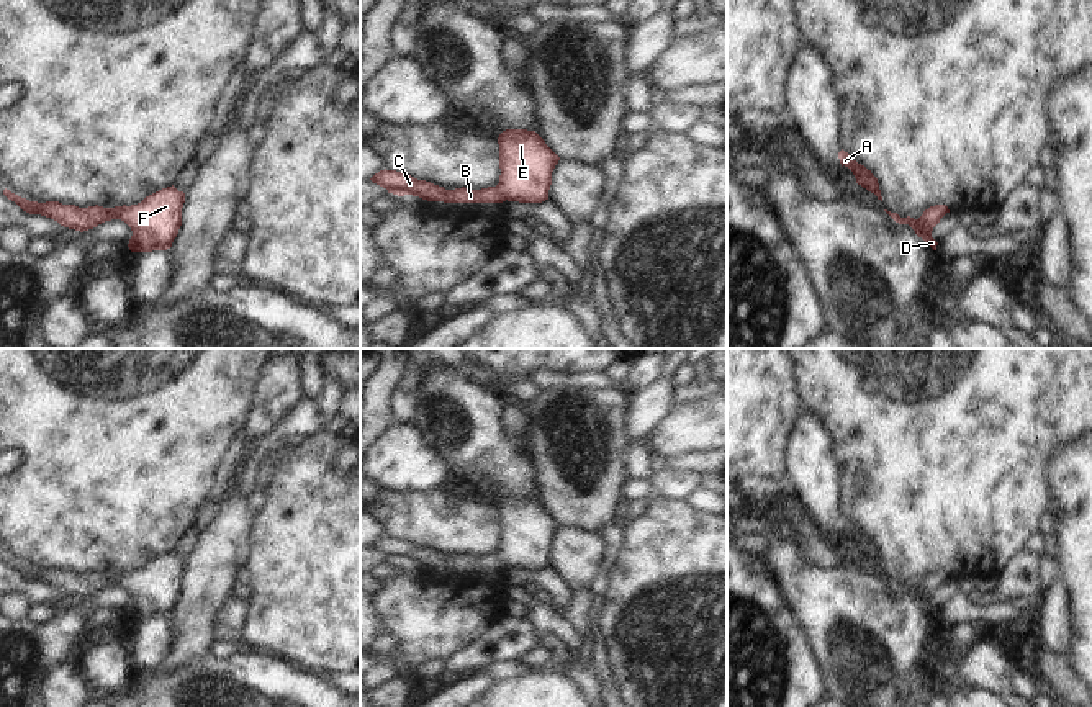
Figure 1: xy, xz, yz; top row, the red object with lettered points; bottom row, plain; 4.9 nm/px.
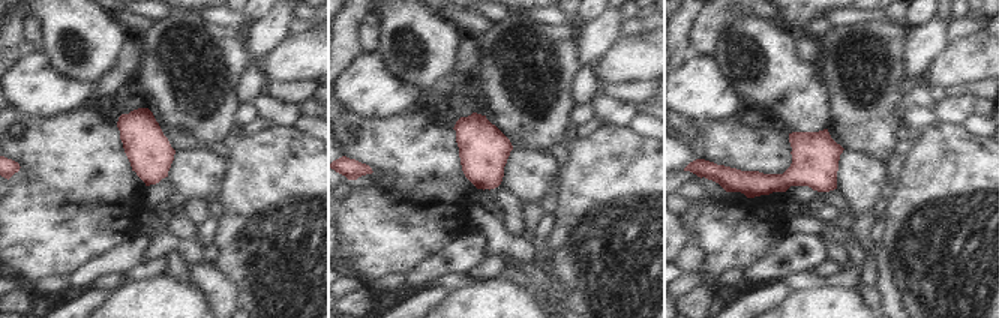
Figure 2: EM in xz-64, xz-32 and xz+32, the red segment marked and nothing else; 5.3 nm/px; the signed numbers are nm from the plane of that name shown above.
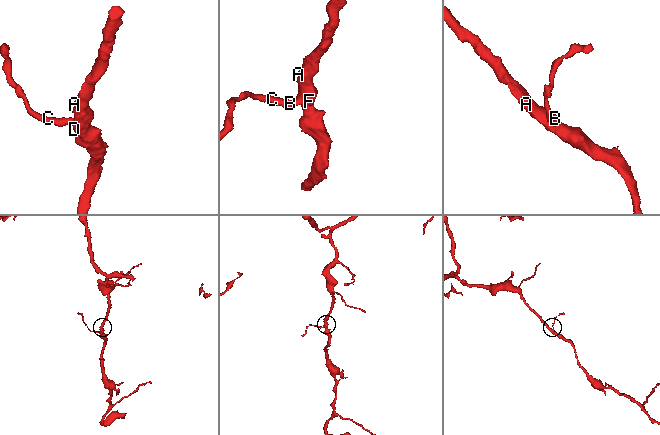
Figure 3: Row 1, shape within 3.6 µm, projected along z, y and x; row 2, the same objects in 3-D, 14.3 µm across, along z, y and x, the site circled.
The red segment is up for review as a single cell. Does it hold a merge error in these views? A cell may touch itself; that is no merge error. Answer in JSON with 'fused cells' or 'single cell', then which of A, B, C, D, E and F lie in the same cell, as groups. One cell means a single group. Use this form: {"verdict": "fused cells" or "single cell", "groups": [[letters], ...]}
{"verdict": "single cell", "groups": [["A", "B", "C", "D", "E", "F"]]}

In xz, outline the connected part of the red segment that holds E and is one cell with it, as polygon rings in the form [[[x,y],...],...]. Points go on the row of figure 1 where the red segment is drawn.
[[[506,129],[498,137],[499,183],[481,190],[445,190],[426,180],[396,170],[380,170],[370,180],[388,193],[413,195],[427,201],[444,203],[542,203],[548,200],[552,172],[560,157],[535,133],[527,129]]]

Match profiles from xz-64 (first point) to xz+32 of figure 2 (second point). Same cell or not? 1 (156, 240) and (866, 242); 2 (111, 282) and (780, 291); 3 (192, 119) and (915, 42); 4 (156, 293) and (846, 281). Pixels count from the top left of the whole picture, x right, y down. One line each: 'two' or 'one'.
1: two
2: two
3: two
4: two

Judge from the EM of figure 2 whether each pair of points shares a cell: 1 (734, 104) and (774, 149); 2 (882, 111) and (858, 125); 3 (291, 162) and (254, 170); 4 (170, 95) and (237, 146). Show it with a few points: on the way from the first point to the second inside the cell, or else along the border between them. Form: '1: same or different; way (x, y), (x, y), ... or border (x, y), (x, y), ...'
1: different; border (737, 114), (728, 119), (707, 119), (702, 122)
2: same; way (876, 111), (872, 111), (864, 119)
3: same; way (282, 170), (263, 170)
4: different; border (228, 131), (221, 140)

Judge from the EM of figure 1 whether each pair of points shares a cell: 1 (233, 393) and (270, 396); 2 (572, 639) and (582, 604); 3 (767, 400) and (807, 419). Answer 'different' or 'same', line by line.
1: different
2: different
3: different

